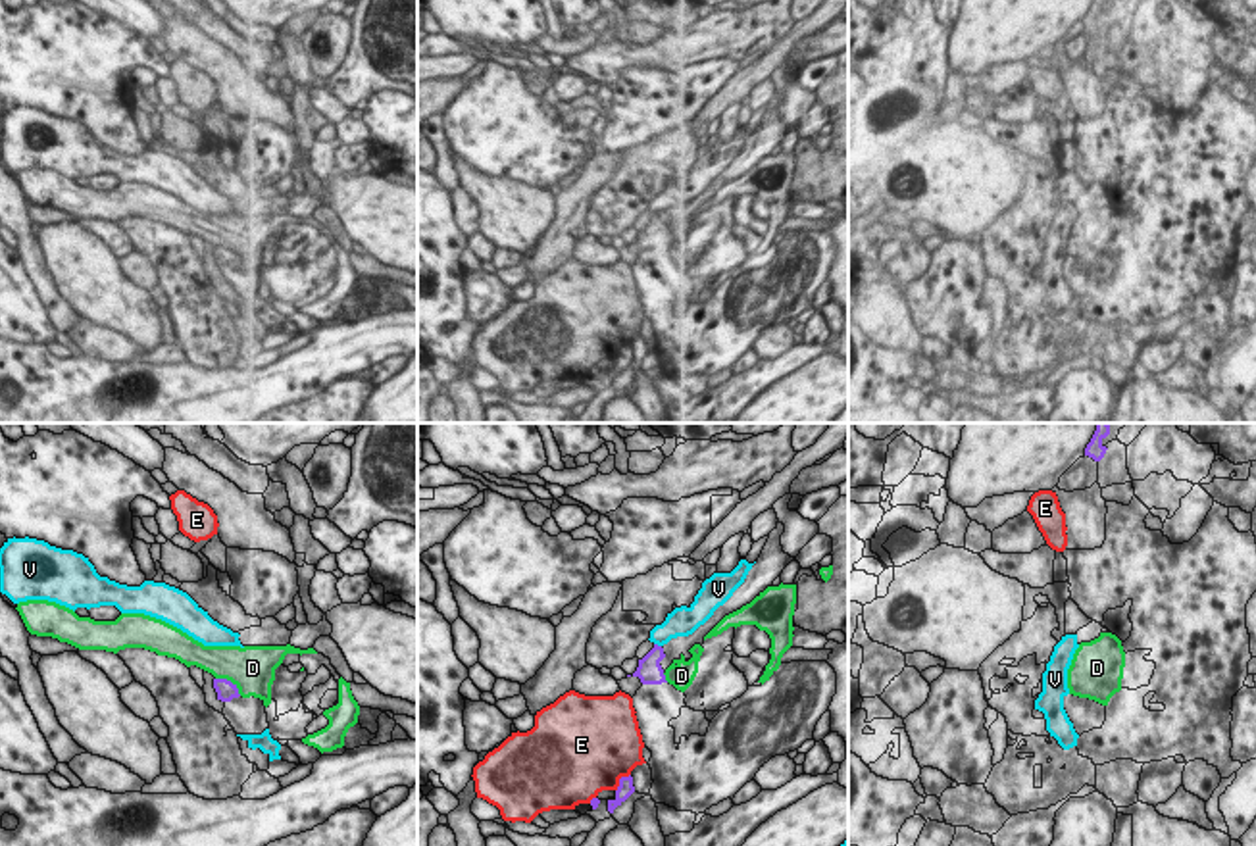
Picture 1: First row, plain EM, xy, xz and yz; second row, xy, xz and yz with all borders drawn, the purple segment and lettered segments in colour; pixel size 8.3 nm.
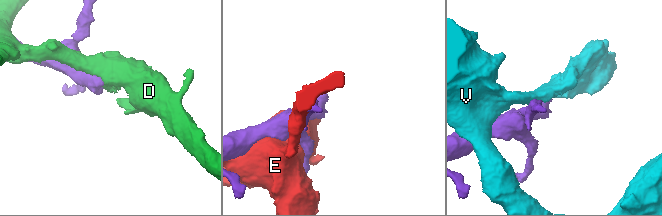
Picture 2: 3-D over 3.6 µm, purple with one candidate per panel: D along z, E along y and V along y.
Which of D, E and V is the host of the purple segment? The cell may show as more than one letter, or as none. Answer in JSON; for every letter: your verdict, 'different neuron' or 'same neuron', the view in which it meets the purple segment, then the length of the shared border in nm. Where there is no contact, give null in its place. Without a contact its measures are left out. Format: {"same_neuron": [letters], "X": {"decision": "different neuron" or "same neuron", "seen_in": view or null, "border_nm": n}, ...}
{"same_neuron": [], "D": {"decision": "different neuron", "seen_in": "xy", "border_nm": 260}, "E": {"decision": "different neuron", "seen_in": "xz", "border_nm": 200}, "V": {"decision": "different neuron", "seen_in": "xz", "border_nm": 70}}

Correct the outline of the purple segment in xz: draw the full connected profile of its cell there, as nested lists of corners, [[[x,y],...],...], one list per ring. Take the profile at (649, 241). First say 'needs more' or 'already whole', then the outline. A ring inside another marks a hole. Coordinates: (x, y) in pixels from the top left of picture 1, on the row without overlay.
needs more; [[[777,92],[777,96],[769,102],[769,108],[758,127],[758,131],[748,140],[744,152],[733,162],[733,165],[719,175],[714,185],[700,194],[689,206],[671,208],[667,213],[654,217],[639,229],[639,236],[633,246],[639,246],[642,254],[662,254],[666,250],[666,238],[675,229],[691,229],[689,221],[694,213],[704,213],[704,206],[729,183],[741,179],[750,173],[756,165],[760,165],[767,156],[773,154],[777,146],[781,146],[783,138],[794,131],[789,123],[783,121],[781,104],[785,102],[785,94]]]

